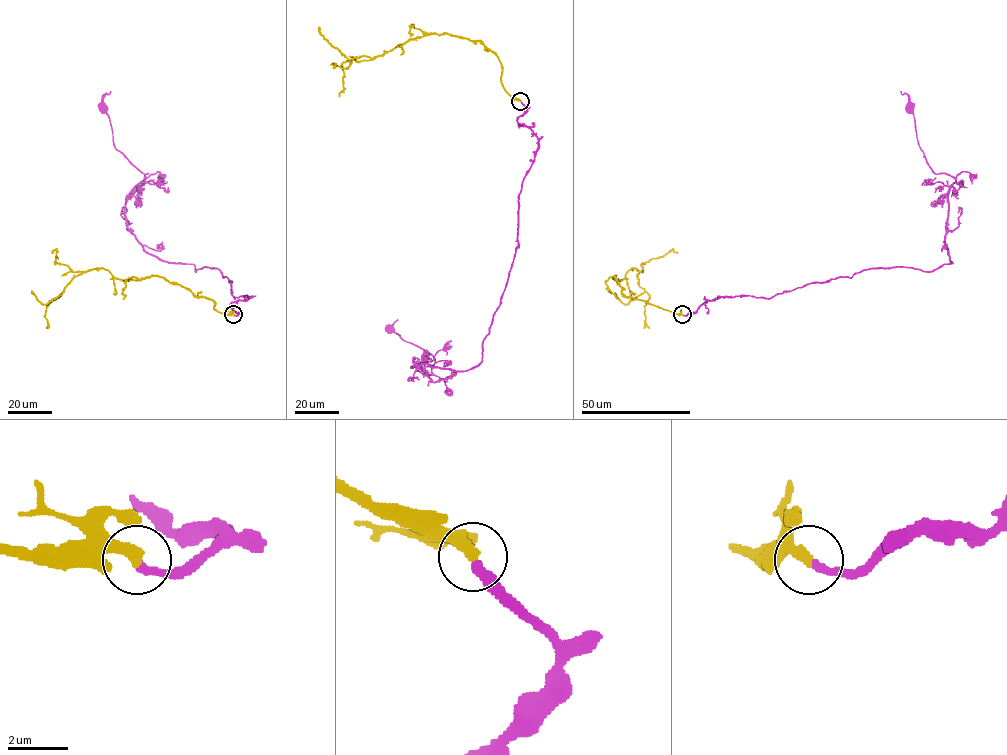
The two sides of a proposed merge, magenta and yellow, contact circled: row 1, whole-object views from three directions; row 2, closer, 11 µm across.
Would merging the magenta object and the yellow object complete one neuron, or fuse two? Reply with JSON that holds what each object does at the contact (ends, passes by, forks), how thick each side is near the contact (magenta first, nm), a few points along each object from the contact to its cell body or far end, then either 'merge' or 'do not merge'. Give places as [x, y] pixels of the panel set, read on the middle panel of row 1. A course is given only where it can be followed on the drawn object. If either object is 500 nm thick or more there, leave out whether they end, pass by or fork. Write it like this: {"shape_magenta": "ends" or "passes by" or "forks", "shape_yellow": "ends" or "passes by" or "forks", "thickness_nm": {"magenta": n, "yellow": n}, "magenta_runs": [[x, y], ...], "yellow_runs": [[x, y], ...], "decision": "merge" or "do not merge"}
{"shape_magenta": "ends", "shape_yellow": "ends", "thickness_nm": {"magenta": 280, "yellow": 400}, "magenta_runs": [[520, 101], [517, 121], [538, 150], [482, 360], [411, 367], [428, 374], [435, 358], [390, 328]], "yellow_runs": [[520, 101], [503, 87], [499, 59], [479, 41], [428, 33], [350, 63], [319, 26]], "decision": "merge"}

